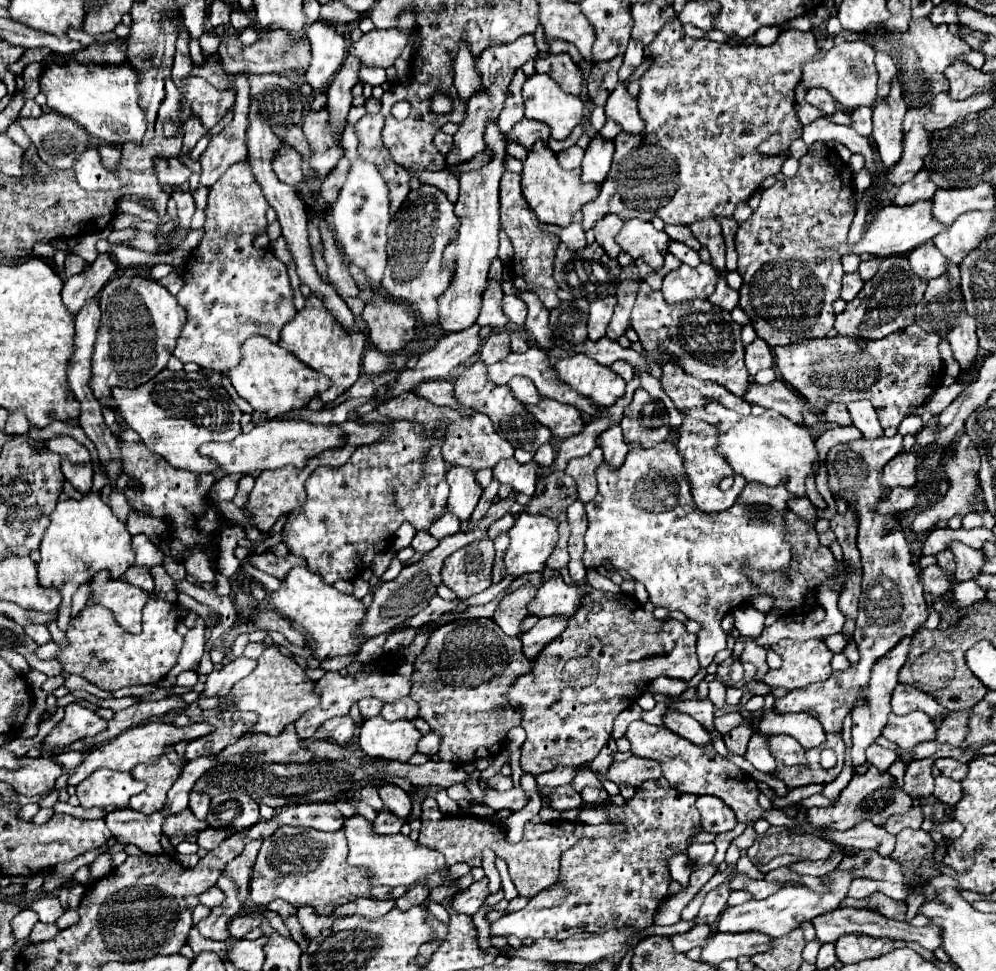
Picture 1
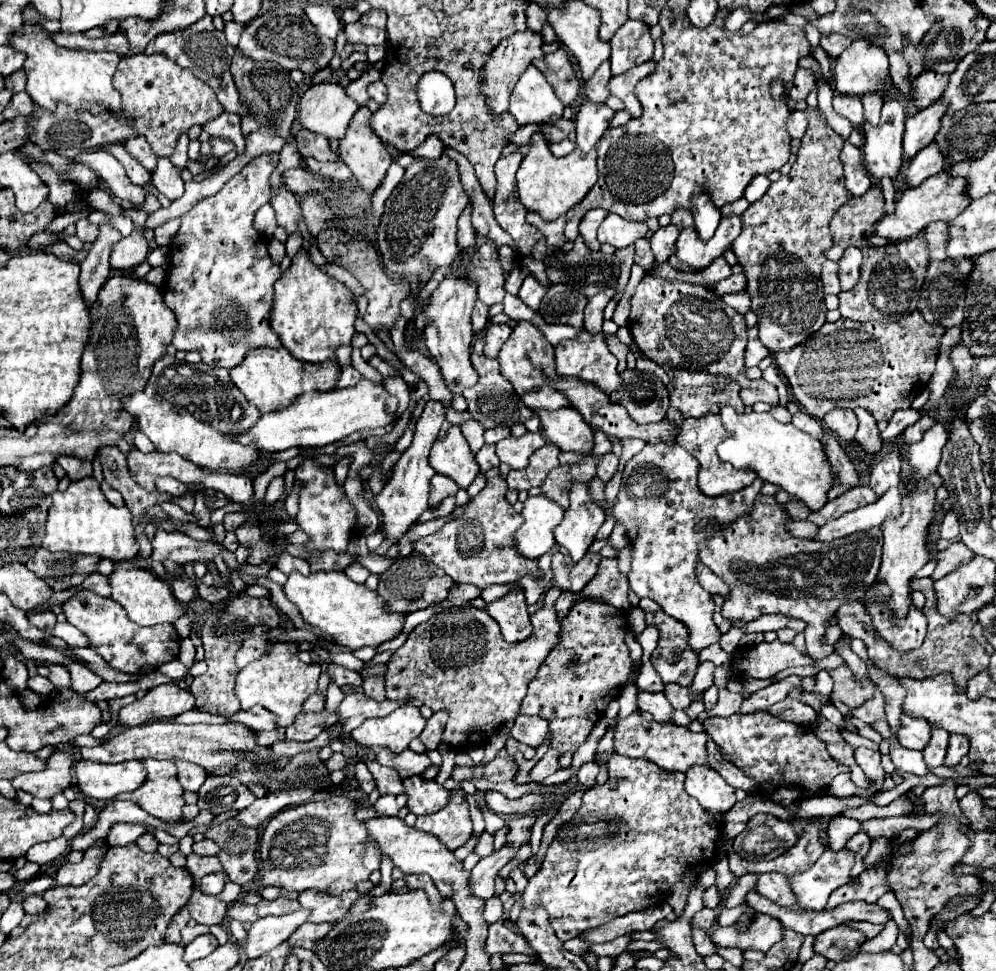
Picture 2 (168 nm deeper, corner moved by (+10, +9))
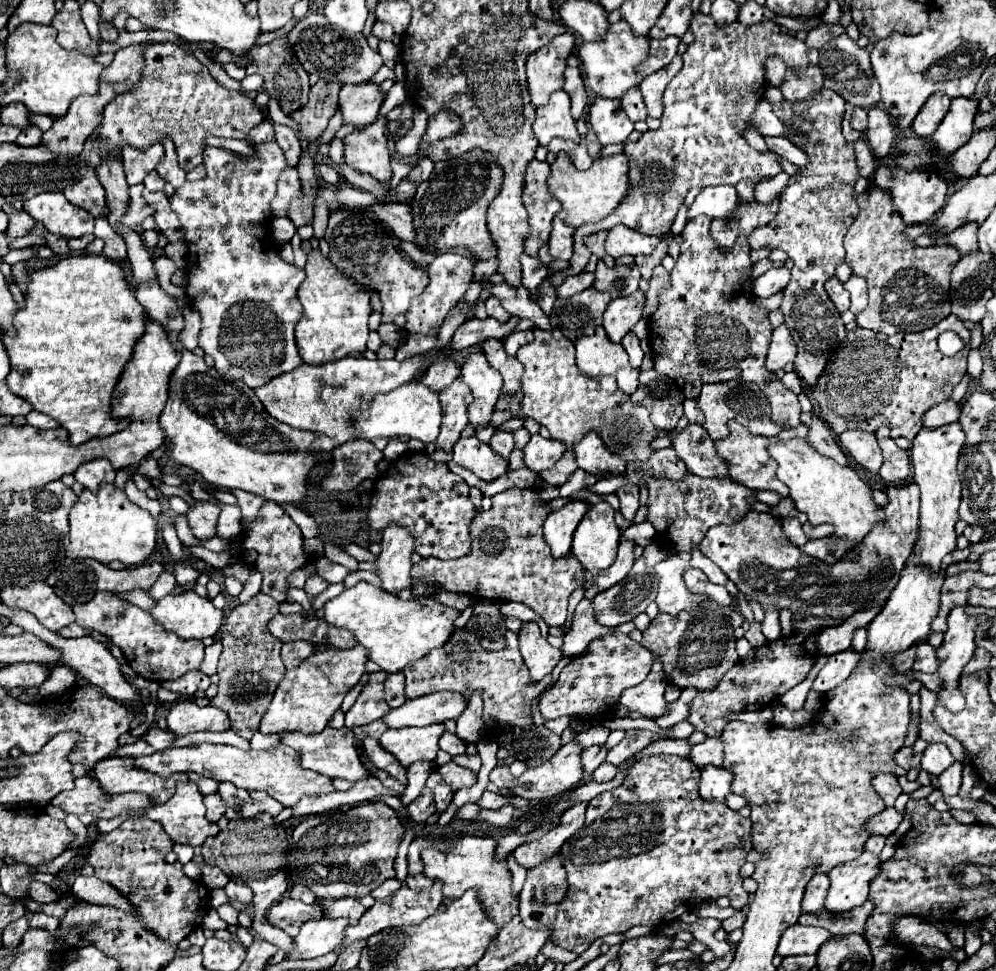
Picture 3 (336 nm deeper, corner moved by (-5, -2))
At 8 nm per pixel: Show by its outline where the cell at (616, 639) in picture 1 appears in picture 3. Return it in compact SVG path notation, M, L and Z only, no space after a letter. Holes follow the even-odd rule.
M611 634L597 638L589 644L589 654L567 664L559 676L559 682L541 694L539 710L543 718L559 716L589 716L591 712L615 712L623 688L635 686L650 672L653 654L633 642L627 634Z

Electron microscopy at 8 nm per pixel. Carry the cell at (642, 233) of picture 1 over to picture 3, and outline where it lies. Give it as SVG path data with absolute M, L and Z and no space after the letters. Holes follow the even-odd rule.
M615 226L609 230L609 236L605 240L605 252L613 258L649 254L659 244L659 240L659 236L647 236L627 226Z

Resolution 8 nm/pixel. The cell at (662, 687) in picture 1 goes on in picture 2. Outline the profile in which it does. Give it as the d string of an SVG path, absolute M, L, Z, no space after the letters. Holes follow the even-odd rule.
M658 611L656 615L648 613L646 623L658 625L660 629L660 643L652 653L652 665L662 677L662 683L678 683L684 687L692 685L698 669L698 655L692 653L688 645L688 629L664 611Z

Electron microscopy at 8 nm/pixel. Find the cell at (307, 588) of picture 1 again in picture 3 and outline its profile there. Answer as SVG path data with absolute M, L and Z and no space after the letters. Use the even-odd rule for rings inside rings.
M367 582L343 590L325 604L325 620L331 626L351 630L357 642L369 650L369 658L385 672L403 672L433 648L443 648L455 632L455 618L459 614L459 610L447 608L437 600L401 600Z

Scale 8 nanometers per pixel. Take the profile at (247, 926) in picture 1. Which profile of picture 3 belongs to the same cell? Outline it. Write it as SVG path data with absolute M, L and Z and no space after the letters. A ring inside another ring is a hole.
M289 896L275 902L267 912L267 920L273 926L285 930L289 936L295 936L301 924L321 918L323 918L323 908L319 904L303 904L301 900L293 900Z

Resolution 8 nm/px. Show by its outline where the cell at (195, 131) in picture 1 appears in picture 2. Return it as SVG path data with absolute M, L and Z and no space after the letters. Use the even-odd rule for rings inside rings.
M182 133L182 135L178 137L178 141L176 141L174 153L170 155L170 161L172 161L174 167L178 167L178 169L186 169L186 165L188 165L188 143L190 143L188 135Z

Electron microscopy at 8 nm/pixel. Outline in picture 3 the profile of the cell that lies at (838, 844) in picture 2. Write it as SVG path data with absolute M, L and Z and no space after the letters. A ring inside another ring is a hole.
M885 808L883 812L871 818L871 834L889 836L899 828L901 822L903 822L903 814L899 814L895 808Z

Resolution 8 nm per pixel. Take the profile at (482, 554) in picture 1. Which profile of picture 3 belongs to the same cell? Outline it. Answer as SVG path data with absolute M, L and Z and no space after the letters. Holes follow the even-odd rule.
M509 488L505 492L499 492L493 496L493 506L487 512L481 512L473 524L471 524L471 554L459 560L443 562L435 558L425 558L419 564L411 568L411 580L413 584L425 582L443 586L449 592L469 594L473 598L485 598L485 600L499 600L499 602L521 602L535 610L547 626L561 626L567 620L567 598L573 590L577 590L585 582L585 568L583 564L569 552L567 556L555 558L551 554L549 544L543 536L543 522L549 514L549 502L539 496L535 488Z

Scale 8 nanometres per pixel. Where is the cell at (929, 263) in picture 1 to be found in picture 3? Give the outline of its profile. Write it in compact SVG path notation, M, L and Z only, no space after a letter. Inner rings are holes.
M969 222L969 224L963 224L963 226L959 226L959 228L955 228L951 234L949 234L949 238L947 238L947 242L949 244L953 244L955 248L959 248L959 252L965 256L967 252L975 252L977 250L977 228L979 228L979 224L975 222Z

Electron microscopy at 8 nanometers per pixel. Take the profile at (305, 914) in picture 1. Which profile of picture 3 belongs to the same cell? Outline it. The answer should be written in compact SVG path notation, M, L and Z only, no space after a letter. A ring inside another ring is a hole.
M341 898L325 906L327 918L349 918L351 924L357 924L363 914L365 914L365 906L355 898Z

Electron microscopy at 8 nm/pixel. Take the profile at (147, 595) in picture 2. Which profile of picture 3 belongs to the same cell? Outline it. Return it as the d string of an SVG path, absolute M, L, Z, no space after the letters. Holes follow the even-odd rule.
M183 592L179 596L167 594L157 600L151 614L167 630L177 632L183 638L207 638L215 636L223 624L225 612L215 608L211 600L197 596L195 592Z

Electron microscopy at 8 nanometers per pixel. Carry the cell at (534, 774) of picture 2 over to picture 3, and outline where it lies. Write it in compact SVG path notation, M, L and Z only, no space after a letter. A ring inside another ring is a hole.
M591 746L583 752L583 766L585 766L585 774L591 774L605 758L607 758L607 748L605 746Z

